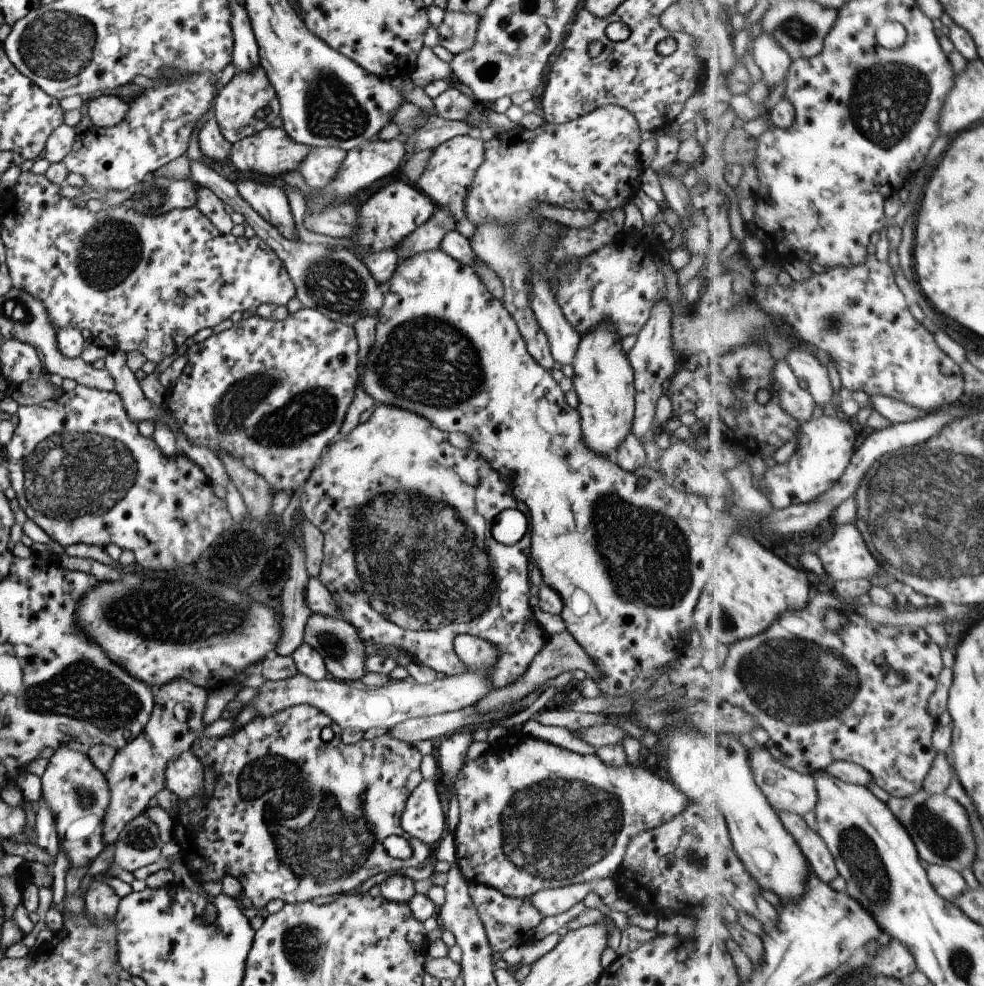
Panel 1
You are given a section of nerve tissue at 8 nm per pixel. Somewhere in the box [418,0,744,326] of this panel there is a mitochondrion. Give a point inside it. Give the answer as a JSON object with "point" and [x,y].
{"point":[486,73]}

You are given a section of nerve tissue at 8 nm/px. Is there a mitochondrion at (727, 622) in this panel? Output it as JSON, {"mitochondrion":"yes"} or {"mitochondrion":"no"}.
{"mitochondrion":"yes"}

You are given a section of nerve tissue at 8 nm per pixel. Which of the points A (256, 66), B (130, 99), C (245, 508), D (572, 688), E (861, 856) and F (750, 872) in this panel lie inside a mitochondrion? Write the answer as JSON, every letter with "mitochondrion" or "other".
{"A":"other","B":"other","C":"other","D":"other","E":"mitochondrion","F":"other"}

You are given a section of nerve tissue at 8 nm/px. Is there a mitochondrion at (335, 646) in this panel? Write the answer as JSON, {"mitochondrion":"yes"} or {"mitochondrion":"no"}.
{"mitochondrion":"yes"}

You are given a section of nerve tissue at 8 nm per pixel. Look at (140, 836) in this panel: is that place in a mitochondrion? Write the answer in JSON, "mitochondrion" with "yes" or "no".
{"mitochondrion":"yes"}

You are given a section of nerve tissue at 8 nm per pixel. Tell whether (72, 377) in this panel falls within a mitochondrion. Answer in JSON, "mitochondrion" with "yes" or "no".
{"mitochondrion":"no"}

